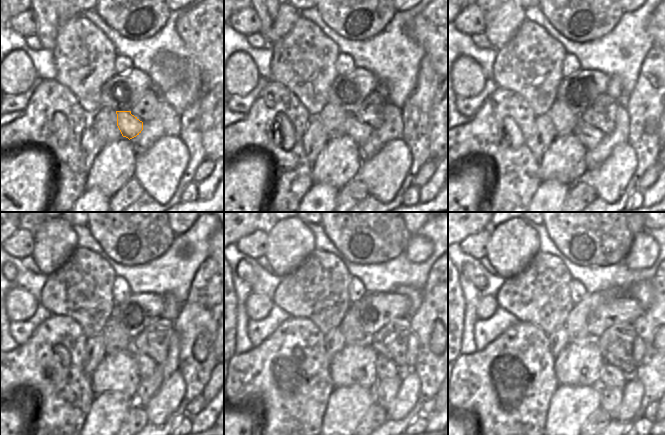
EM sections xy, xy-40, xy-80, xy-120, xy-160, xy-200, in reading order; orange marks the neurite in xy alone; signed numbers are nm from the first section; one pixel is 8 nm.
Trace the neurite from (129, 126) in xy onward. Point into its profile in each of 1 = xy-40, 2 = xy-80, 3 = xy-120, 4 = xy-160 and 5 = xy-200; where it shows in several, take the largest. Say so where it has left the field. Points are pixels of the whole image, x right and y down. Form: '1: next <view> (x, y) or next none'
1: next xy-40 (358, 131)
2: next xy-80 (590, 137)
3: next xy-120 (146, 365)
4: next xy-160 (386, 369)
5: next xy-200 (611, 376)

